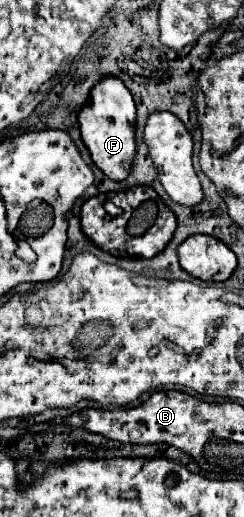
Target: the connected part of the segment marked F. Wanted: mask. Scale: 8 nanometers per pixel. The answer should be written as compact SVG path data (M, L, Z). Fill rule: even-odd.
M102 78L96 88L90 92L90 102L80 110L78 116L80 132L86 148L90 150L92 162L114 182L122 182L128 178L132 160L136 154L136 106L130 96L130 90L118 78Z

